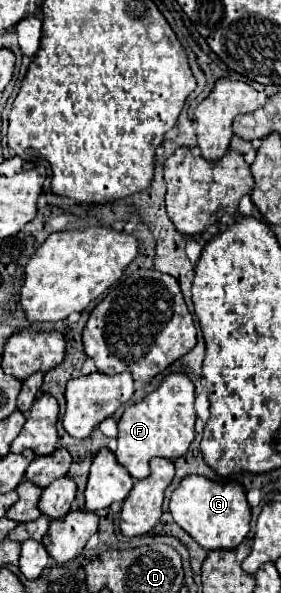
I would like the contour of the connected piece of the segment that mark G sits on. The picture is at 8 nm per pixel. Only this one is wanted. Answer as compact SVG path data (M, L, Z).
M200 475L184 477L170 497L174 521L206 551L236 549L250 531L250 507L238 483L218 483Z

